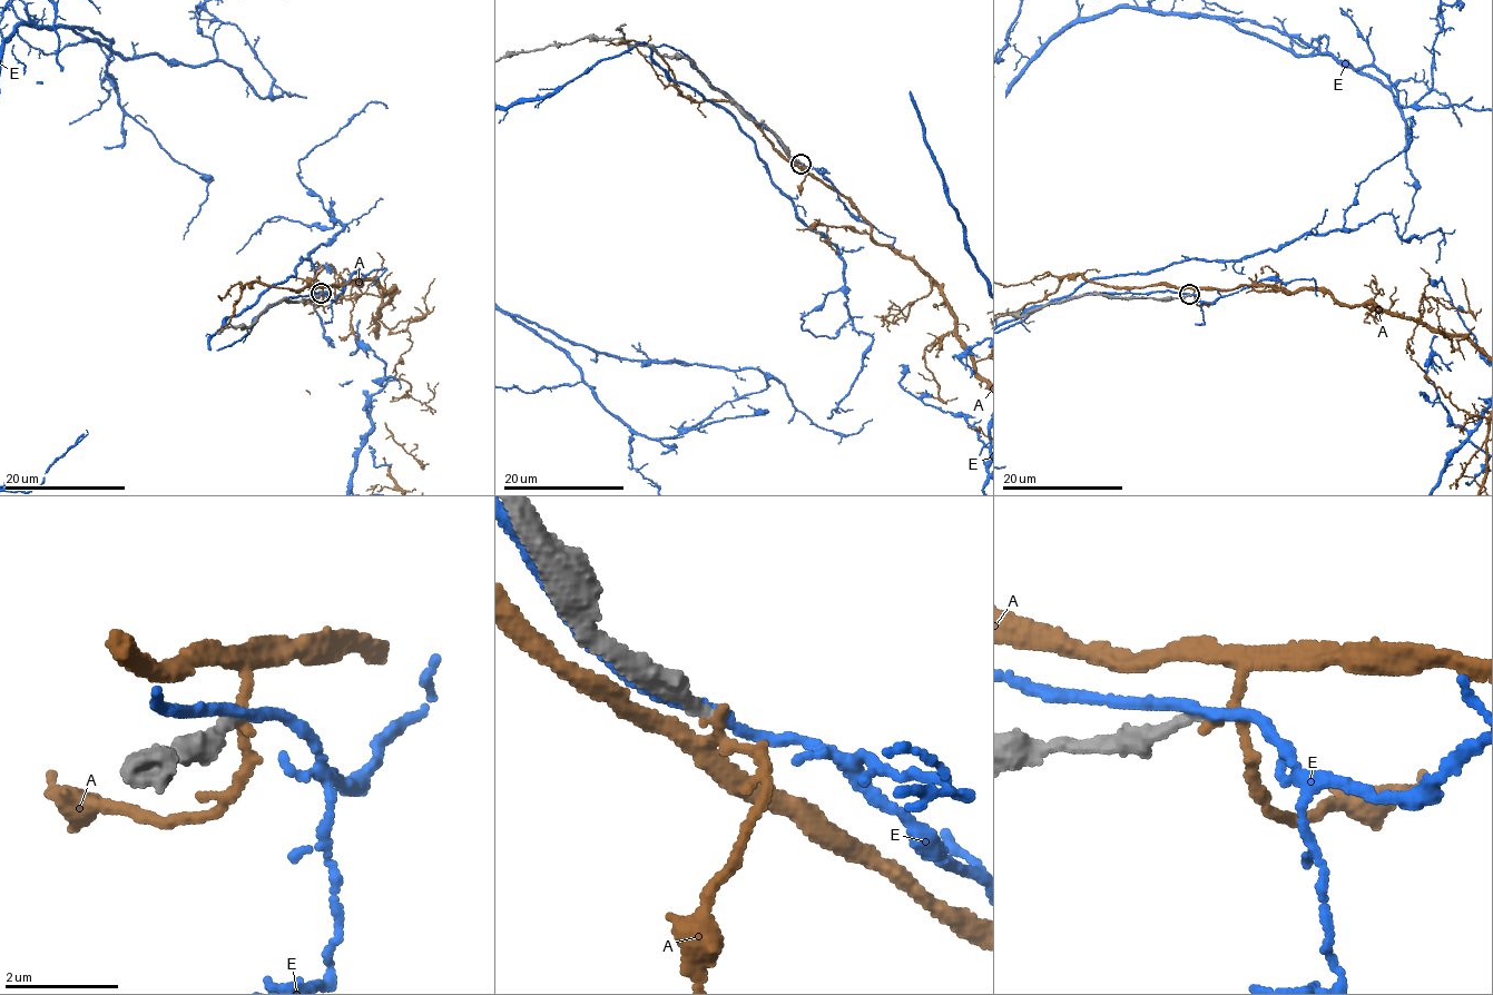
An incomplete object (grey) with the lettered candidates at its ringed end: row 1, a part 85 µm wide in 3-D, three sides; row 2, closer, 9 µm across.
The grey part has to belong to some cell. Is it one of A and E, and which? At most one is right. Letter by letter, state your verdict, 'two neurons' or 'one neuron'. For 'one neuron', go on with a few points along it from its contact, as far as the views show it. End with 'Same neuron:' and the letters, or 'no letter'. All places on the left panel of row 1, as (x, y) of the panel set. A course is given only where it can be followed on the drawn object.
A: two neurons
E: two neurons
Same neuron: no letter

